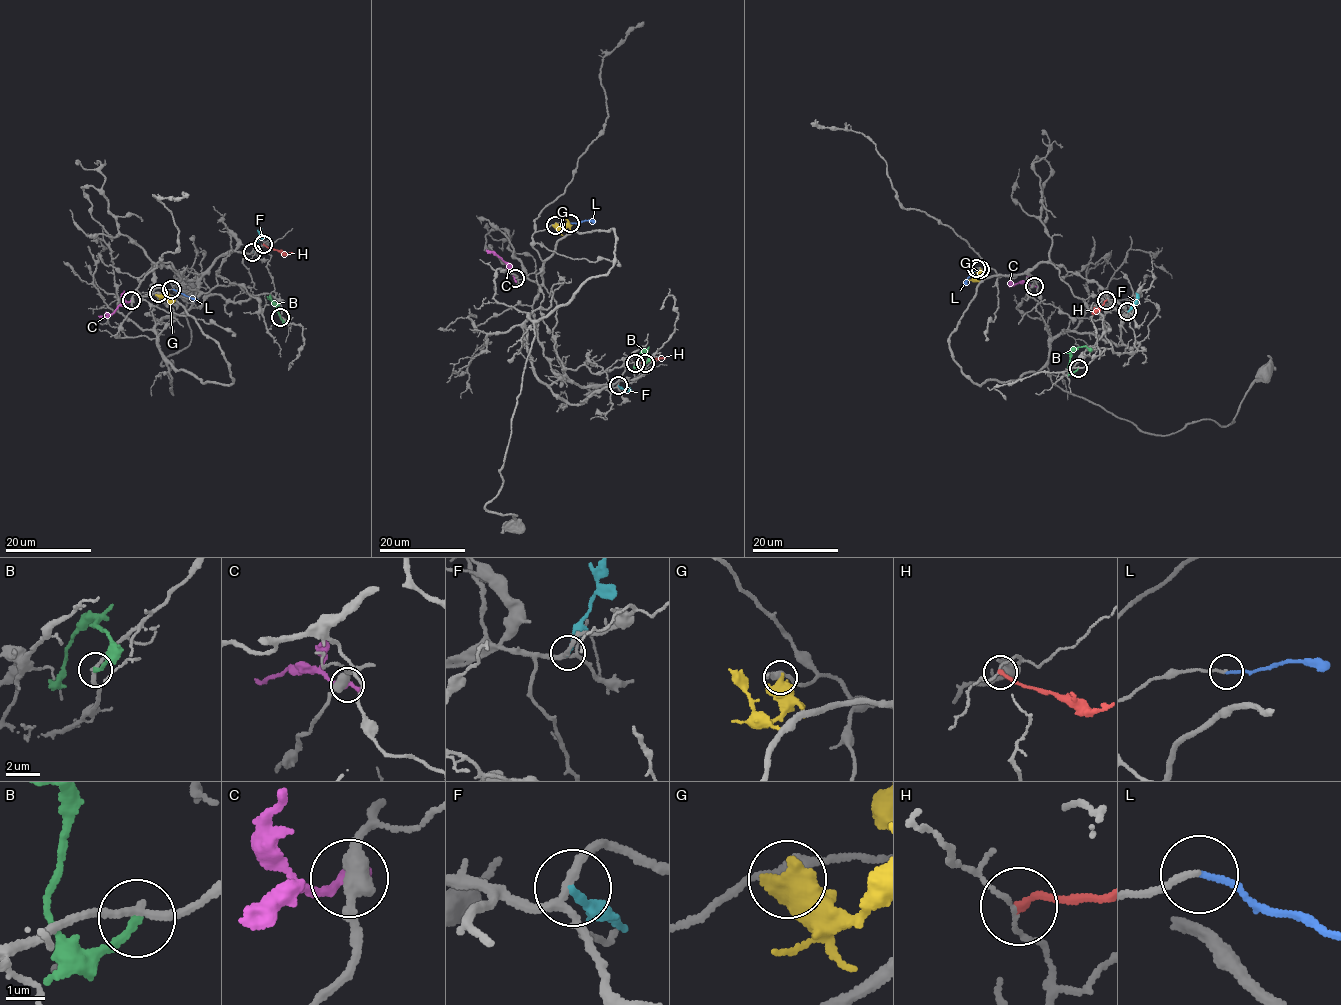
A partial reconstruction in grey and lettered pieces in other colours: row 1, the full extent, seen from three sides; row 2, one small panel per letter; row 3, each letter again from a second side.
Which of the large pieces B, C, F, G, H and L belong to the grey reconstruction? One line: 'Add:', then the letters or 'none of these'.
Add: L

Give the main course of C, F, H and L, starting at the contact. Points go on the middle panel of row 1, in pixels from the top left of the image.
C: (515, 278), (508, 263), (486, 250)
F: (618, 385), (624, 391), (630, 387)
H: (636, 363), (665, 359)
L: (569, 223), (595, 221)

